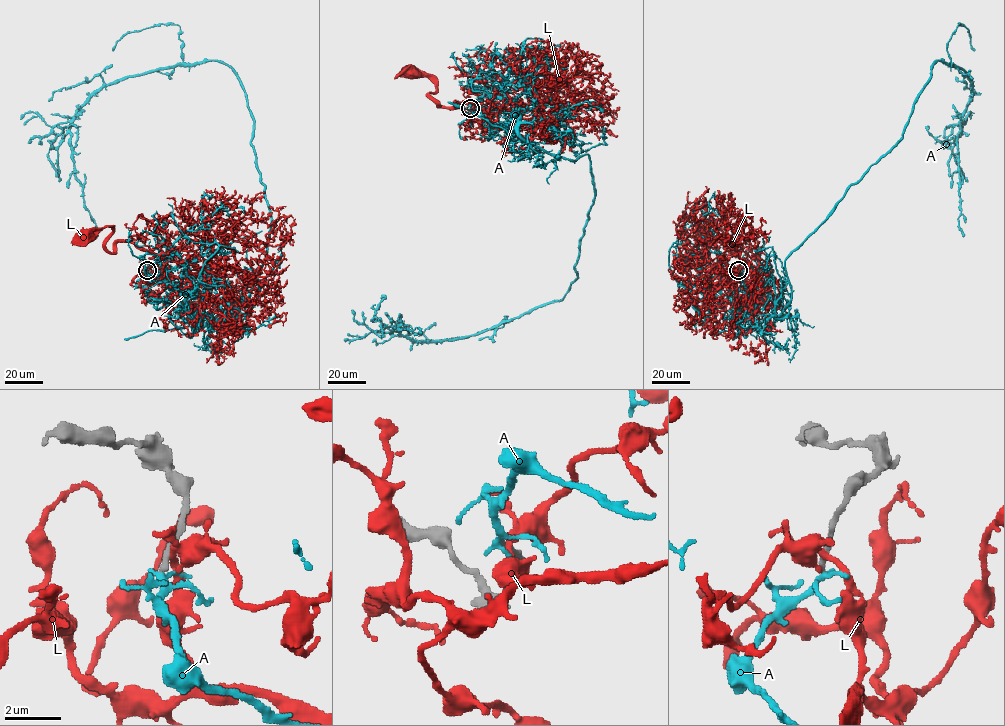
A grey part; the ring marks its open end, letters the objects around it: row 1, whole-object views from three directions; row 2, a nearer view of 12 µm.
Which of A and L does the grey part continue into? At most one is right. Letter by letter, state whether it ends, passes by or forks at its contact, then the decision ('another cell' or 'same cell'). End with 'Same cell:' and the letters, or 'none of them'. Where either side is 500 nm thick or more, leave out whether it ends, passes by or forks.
A: it passes by | another cell
L: it forks | another cell
Same cell: none of them

